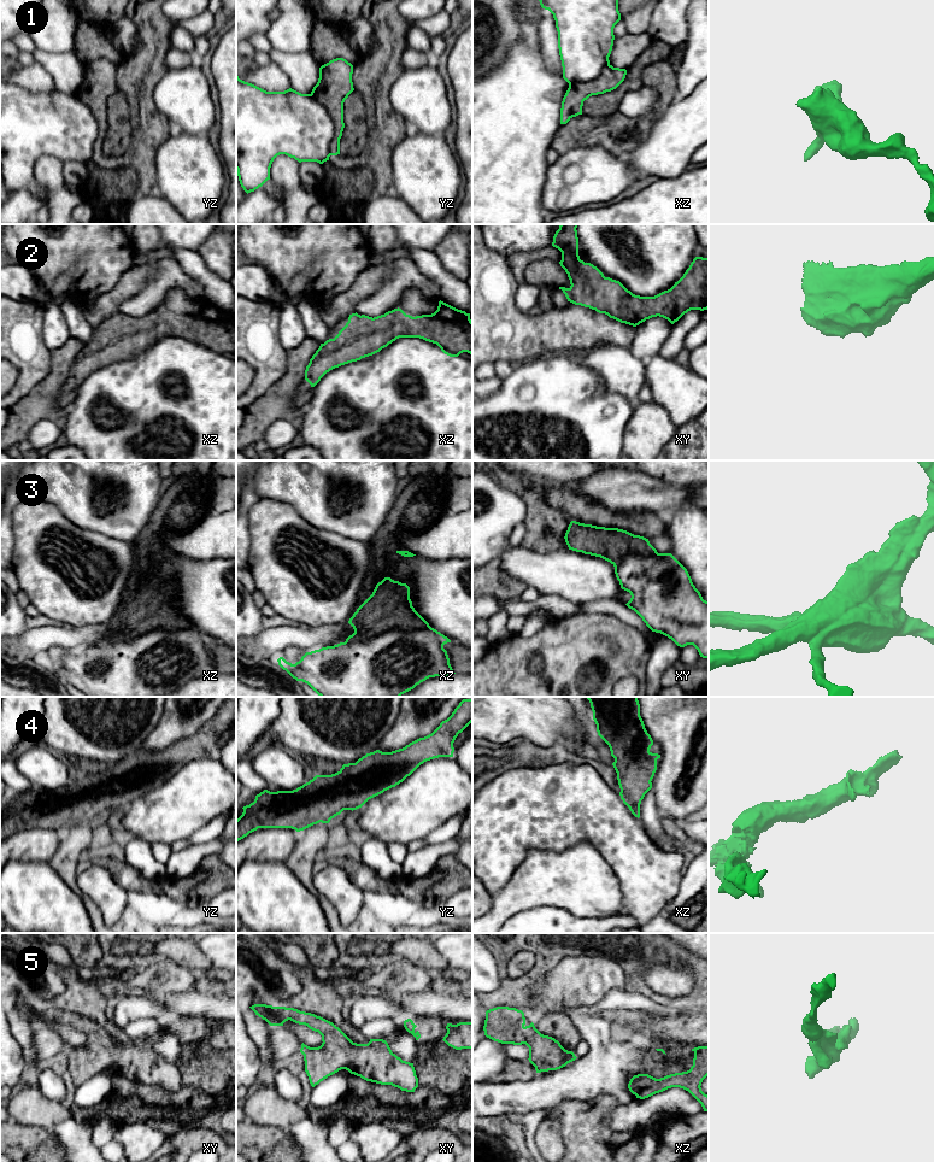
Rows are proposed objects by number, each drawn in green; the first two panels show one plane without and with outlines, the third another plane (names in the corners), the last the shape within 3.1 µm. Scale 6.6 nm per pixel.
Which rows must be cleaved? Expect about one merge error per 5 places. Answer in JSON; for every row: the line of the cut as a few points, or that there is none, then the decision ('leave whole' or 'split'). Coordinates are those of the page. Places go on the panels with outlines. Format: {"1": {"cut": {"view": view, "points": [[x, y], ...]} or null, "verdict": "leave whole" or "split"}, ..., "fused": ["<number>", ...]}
{"1": {"cut": {"view": "yz", "points": [[310, 94], [332, 119], [334, 136], [330, 154]]}, "verdict": "split"}, "2": {"cut": null, "verdict": "leave whole"}, "3": {"cut": {"view": "xz", "points": [[429, 626], [422, 629], [387, 629], [370, 638], [345, 643]]}, "verdict": "split"}, "4": {"cut": null, "verdict": "leave whole"}, "5": {"cut": null, "verdict": "leave whole"}, "fused": ["1", "3"]}

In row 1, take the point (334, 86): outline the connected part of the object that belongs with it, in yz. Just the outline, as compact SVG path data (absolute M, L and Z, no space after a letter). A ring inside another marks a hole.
M336 58L319 68L319 78L311 95L325 107L335 128L330 143L330 155L340 154L340 139L345 128L343 102L354 90L353 65L343 58Z

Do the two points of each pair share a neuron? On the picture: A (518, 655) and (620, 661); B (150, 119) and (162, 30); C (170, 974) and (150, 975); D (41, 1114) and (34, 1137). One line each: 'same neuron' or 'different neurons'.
A: same neuron
B: same neuron
C: same neuron
D: different neurons

